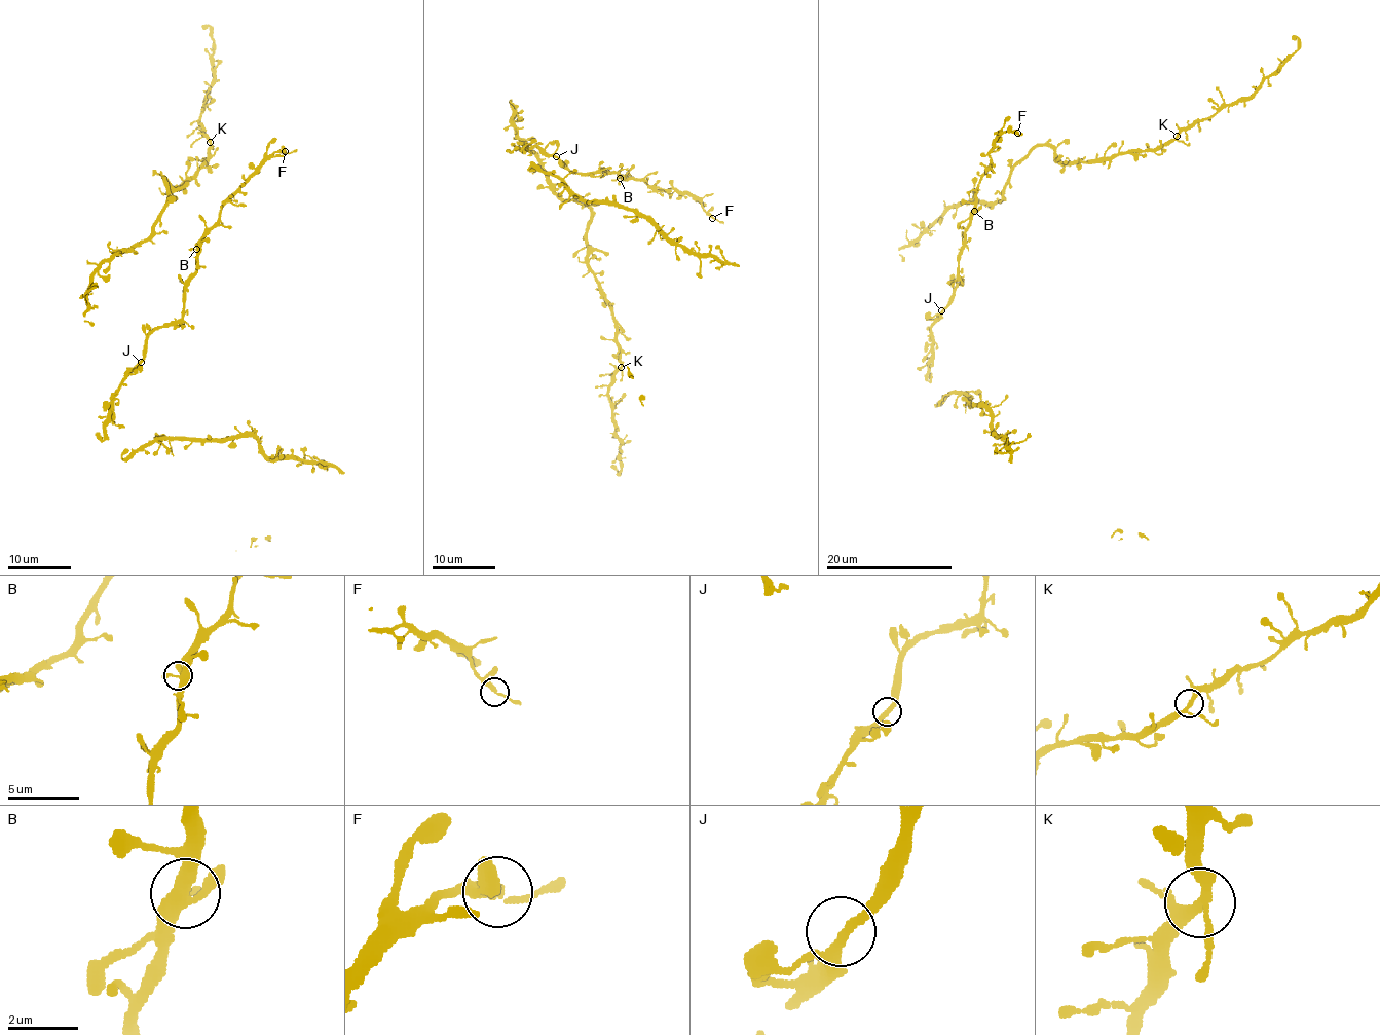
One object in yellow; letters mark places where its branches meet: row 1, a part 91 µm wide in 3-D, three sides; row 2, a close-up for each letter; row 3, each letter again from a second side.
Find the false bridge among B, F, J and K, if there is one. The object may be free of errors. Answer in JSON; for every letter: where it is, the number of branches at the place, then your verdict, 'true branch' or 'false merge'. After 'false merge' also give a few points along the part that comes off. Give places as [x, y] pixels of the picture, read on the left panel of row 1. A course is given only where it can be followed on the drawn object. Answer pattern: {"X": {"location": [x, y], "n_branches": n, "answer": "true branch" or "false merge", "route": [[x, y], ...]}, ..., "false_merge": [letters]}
{"B": {"location": [196, 249], "n_branches": 3, "answer": "true branch"}, "F": {"location": [285, 151], "n_branches": 3, "answer": "true branch"}, "J": {"location": [141, 362], "n_branches": 3, "answer": "true branch"}, "K": {"location": [210, 142], "n_branches": 3, "answer": "true branch"}, "false_merge": []}

